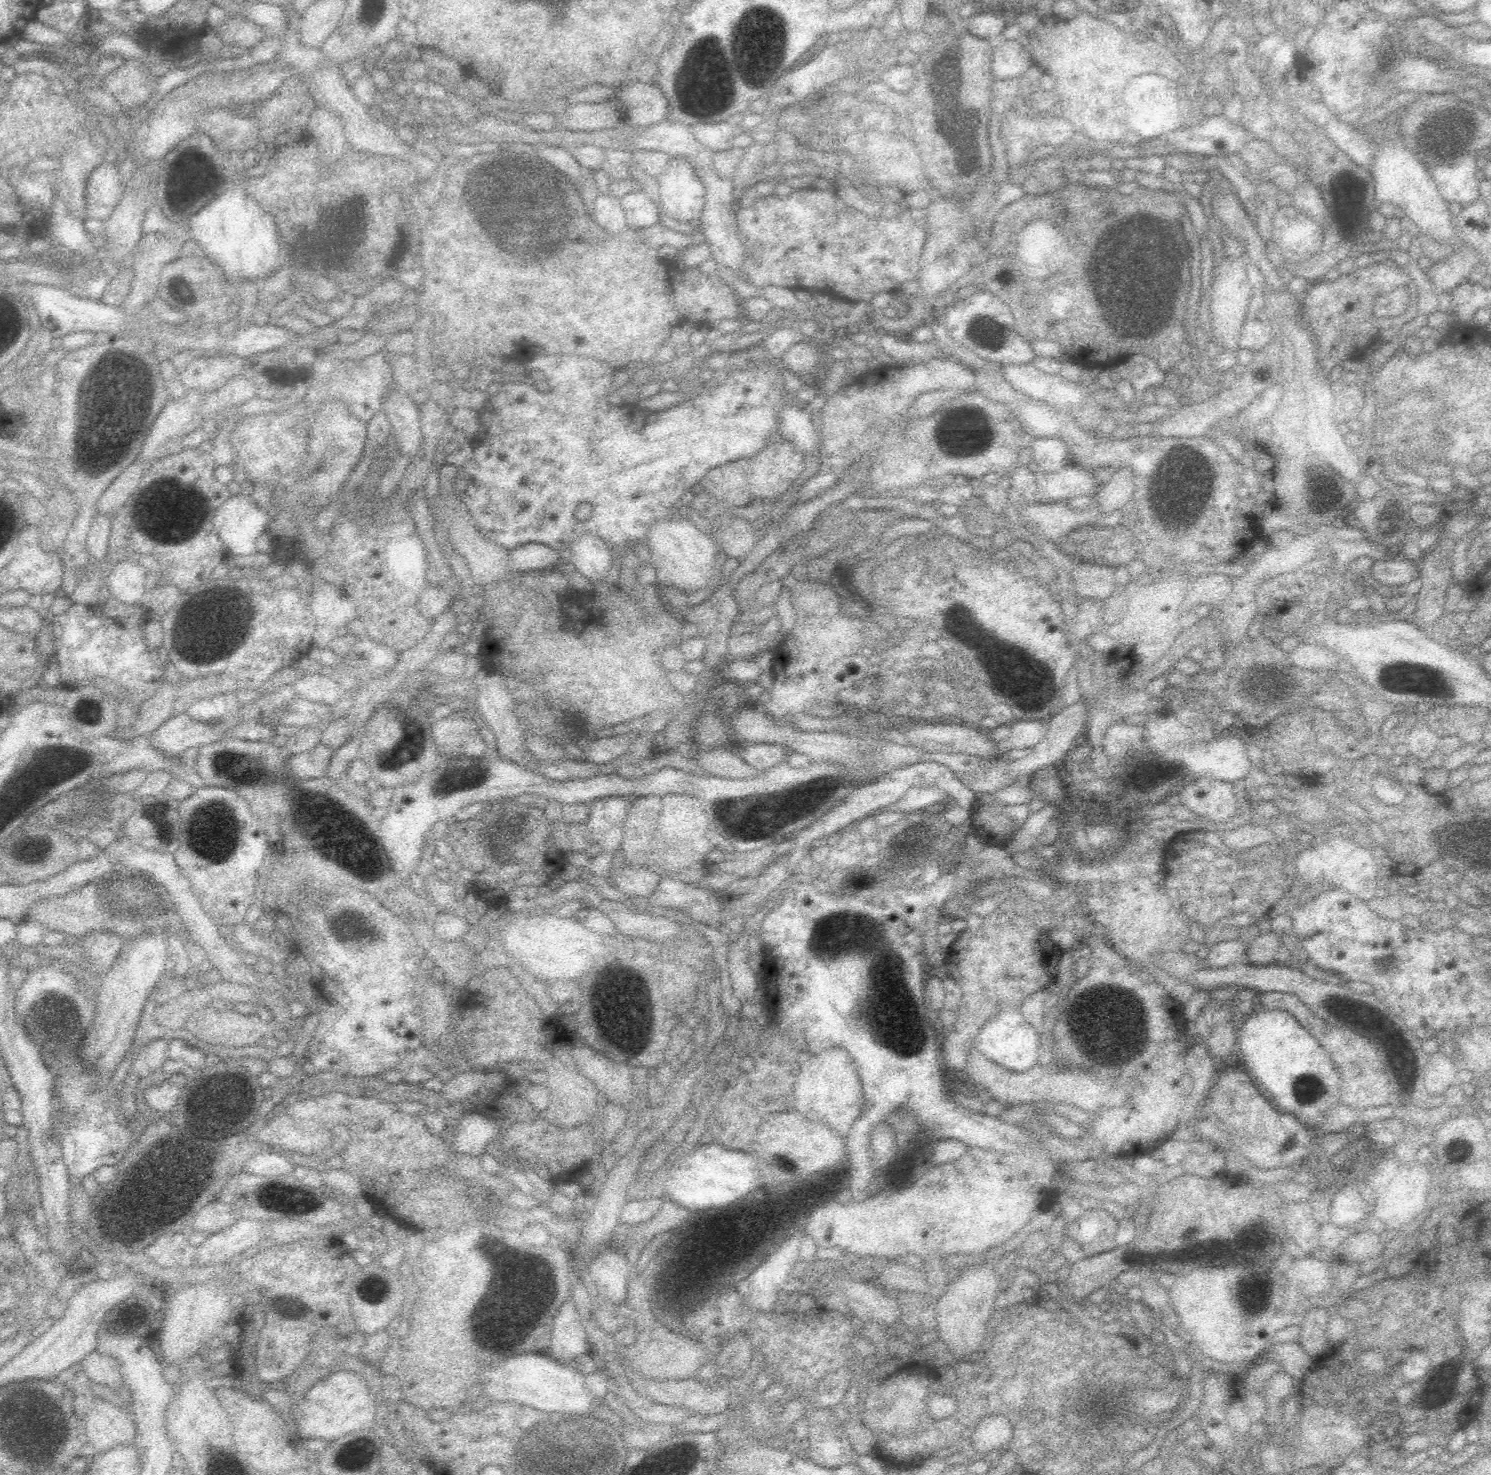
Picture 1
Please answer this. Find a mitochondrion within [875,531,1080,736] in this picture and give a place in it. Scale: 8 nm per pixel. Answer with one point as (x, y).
(964, 626)

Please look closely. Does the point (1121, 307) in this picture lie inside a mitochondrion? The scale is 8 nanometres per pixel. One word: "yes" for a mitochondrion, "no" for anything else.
yes

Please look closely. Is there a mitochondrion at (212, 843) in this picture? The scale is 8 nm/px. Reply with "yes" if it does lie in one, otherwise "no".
yes

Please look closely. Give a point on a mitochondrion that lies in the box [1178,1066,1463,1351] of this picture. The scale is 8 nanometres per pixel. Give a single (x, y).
(1310, 1086)

